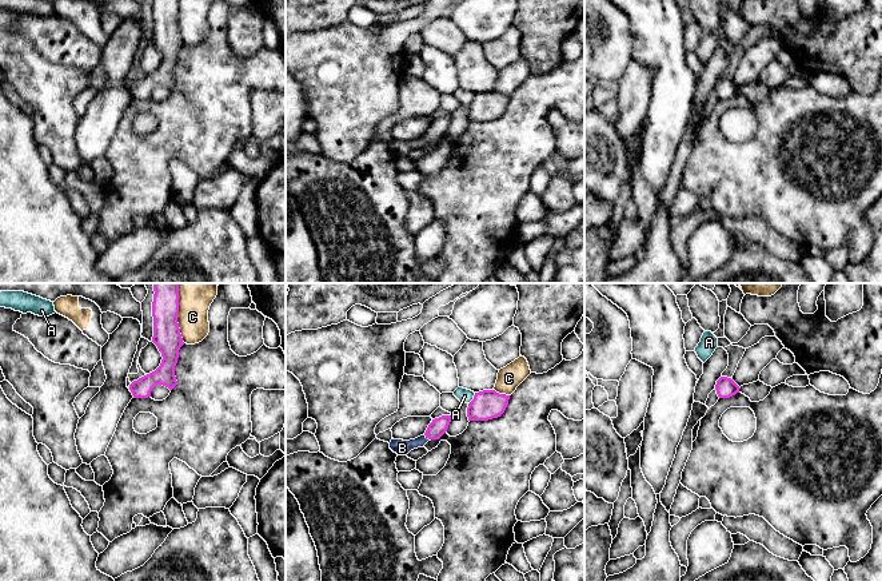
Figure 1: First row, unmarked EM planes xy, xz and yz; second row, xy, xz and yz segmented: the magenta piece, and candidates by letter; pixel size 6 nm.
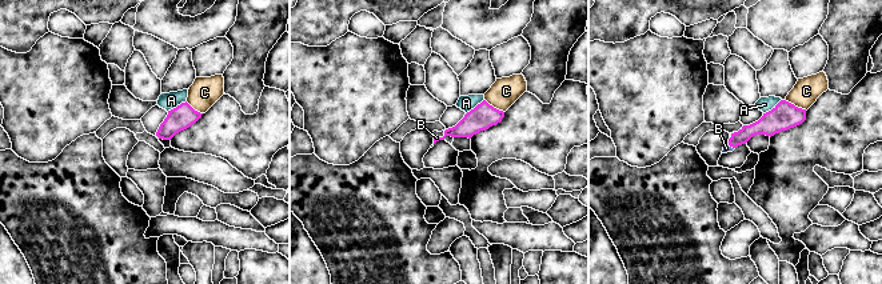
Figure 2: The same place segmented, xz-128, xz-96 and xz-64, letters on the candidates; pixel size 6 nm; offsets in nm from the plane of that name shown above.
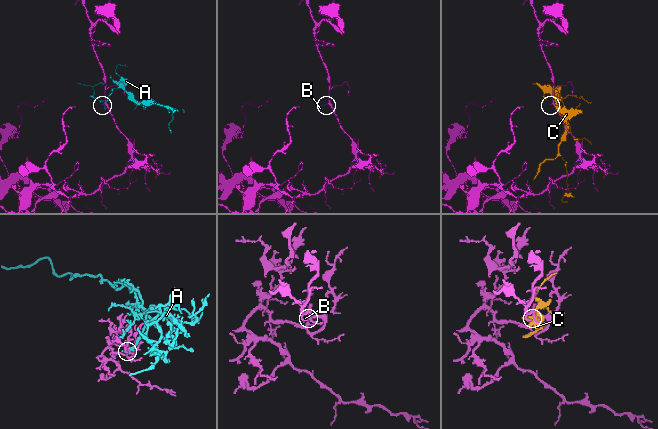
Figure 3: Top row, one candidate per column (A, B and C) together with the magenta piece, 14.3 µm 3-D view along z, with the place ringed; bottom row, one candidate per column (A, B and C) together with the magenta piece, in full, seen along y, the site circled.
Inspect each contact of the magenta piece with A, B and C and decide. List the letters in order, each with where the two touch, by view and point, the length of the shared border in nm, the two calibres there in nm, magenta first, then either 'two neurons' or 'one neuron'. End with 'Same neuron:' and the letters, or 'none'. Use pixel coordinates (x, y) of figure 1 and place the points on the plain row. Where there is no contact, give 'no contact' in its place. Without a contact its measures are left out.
A: meets magenta in xz at (474, 99); contact 80 nm long; 180 nm thick on the magenta side, 90 nm on the other; two neurons
B: meets magenta in xz at (427, 138); contact 60 nm long; 100 nm thick on the magenta side, 100 nm on the other; one neuron
C: meets magenta in xy at (176, 22); contact 260 nm long; 170 nm thick on the magenta side, 190 nm on the other; two neurons
Same neuron: B

